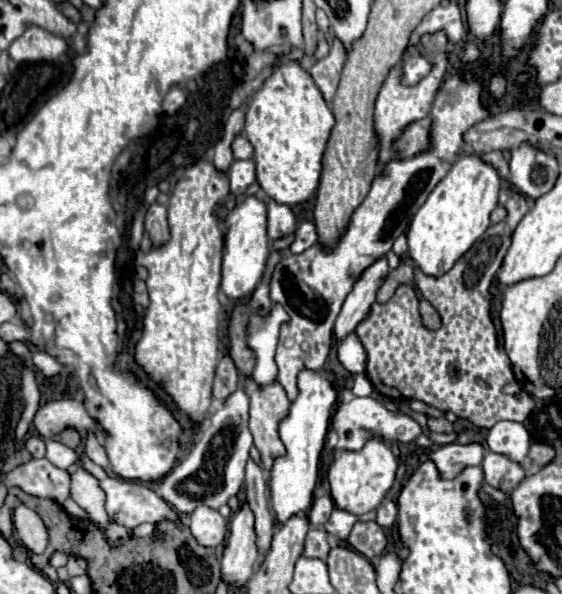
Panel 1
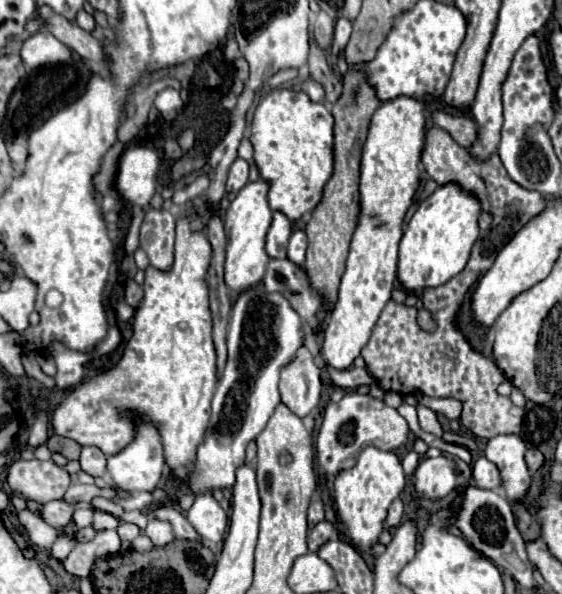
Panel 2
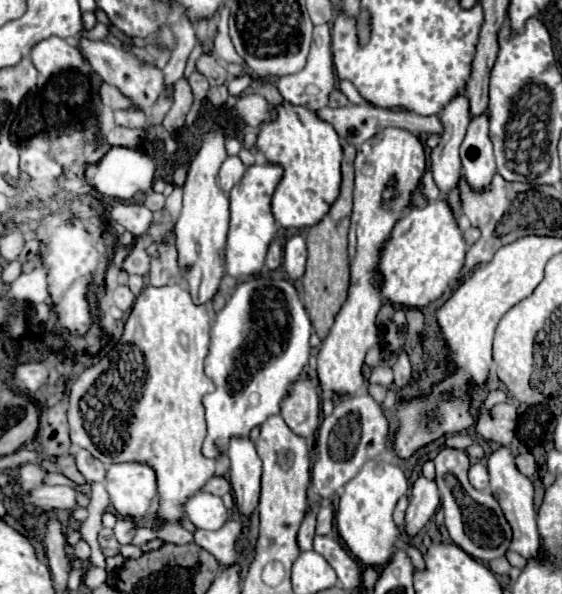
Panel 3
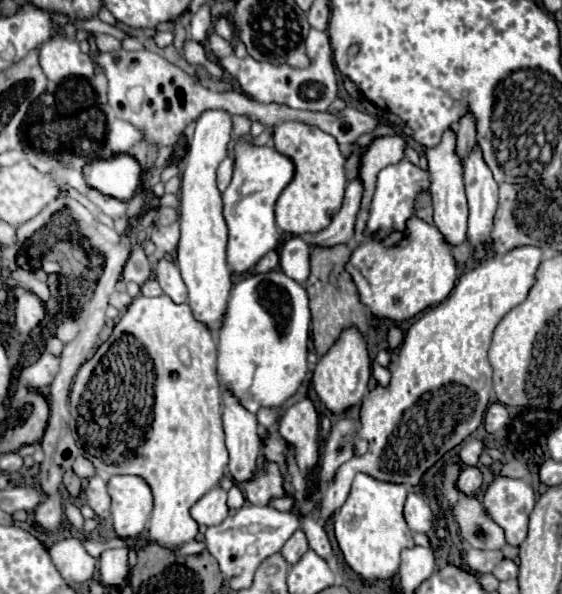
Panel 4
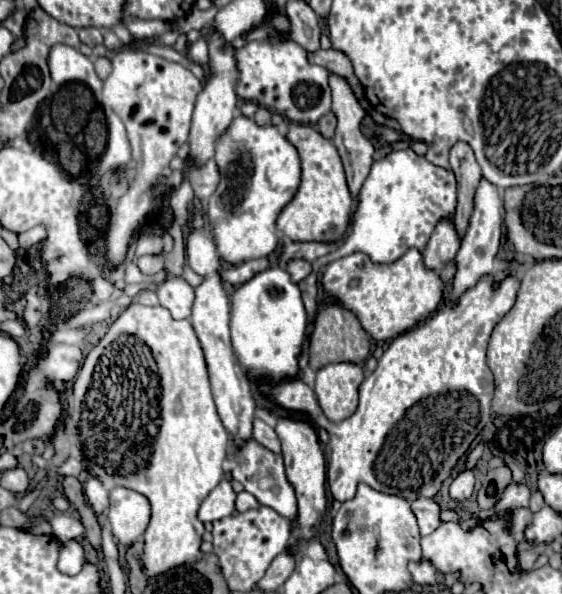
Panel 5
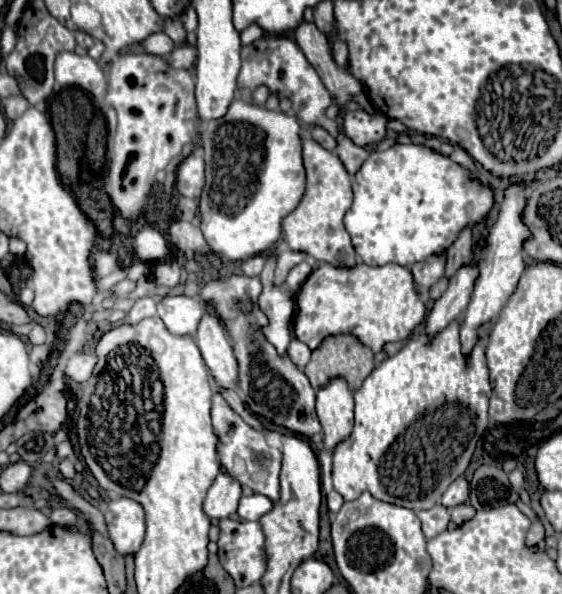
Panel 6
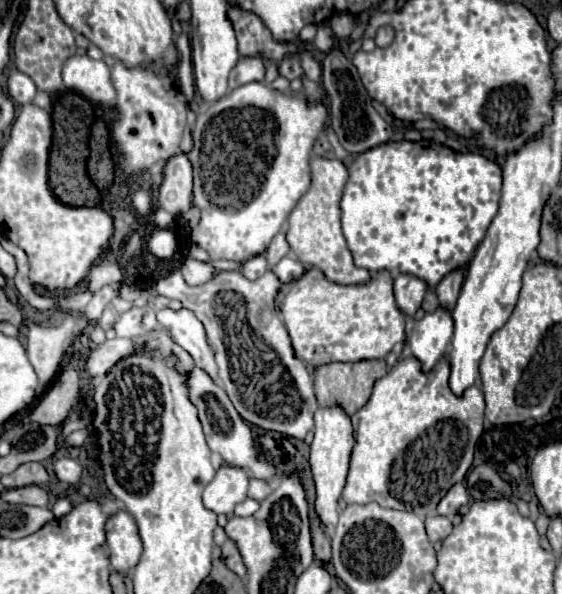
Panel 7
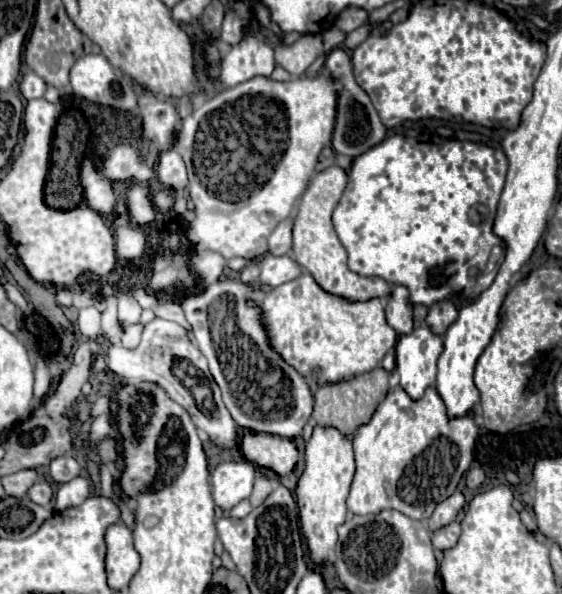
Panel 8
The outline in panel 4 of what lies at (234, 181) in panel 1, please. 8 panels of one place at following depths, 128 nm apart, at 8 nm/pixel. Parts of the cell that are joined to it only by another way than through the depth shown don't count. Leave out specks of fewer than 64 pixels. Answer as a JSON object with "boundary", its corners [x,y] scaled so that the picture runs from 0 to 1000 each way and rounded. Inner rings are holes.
{"boundary":[[[406,263],[406,266],[388,279],[388,320],[391,320],[391,323],[399,323],[399,316],[406,316],[409,303],[413,303],[413,283],[416,283],[413,263]]]}

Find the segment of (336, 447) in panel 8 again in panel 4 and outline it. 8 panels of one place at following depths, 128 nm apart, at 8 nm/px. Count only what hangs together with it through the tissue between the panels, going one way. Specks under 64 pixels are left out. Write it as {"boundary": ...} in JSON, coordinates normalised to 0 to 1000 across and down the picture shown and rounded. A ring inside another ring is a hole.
{"boundary":[[[626,549],[612,552],[601,572],[591,579],[591,586],[566,603],[566,613],[555,630],[555,646],[566,670],[580,680],[580,687],[591,690],[594,697],[605,697],[648,670],[648,663],[655,660],[658,630],[662,616],[655,599],[655,572],[633,549]]]}

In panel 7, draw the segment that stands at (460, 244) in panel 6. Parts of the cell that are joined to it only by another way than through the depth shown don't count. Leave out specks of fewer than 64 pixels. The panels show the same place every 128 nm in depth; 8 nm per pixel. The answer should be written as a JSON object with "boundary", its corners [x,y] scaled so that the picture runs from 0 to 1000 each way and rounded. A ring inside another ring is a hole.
{"boundary":[[[811,451],[797,465],[790,465],[790,471],[783,471],[783,478],[776,481],[783,515],[808,519],[815,495],[819,495],[819,485],[822,485],[822,475],[826,475],[826,451]]]}

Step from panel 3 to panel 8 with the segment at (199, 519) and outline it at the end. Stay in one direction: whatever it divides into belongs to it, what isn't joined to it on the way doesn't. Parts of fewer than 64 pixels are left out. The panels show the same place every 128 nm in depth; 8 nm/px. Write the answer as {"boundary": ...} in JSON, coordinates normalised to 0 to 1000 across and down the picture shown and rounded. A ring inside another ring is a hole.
{"boundary":[[[391,778],[377,791],[377,835],[384,852],[391,852],[395,859],[413,859],[423,845],[438,842],[448,828],[448,815],[452,815],[452,785],[445,778]]]}

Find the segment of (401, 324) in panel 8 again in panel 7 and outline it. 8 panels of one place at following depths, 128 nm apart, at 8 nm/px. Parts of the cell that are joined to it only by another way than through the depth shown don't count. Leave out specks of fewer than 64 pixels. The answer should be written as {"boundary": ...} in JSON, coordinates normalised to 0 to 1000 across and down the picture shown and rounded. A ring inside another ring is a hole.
{"boundary":[[[712,458],[712,465],[701,465],[705,508],[726,535],[733,535],[737,525],[747,519],[758,492],[762,478],[754,478],[754,471],[747,471],[744,465],[726,465],[719,458]]]}

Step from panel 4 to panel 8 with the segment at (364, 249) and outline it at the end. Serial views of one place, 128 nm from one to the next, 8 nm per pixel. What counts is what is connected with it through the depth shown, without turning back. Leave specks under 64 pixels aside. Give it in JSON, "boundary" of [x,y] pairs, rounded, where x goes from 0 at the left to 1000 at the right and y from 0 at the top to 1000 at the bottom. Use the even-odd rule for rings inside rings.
{"boundary":[[[548,458],[484,485],[466,508],[452,512],[470,525],[484,586],[537,633],[548,633],[552,623],[566,620],[566,646],[605,643],[665,623],[680,613],[683,596],[708,576],[708,559],[690,545],[676,502],[616,505],[569,485]]]}

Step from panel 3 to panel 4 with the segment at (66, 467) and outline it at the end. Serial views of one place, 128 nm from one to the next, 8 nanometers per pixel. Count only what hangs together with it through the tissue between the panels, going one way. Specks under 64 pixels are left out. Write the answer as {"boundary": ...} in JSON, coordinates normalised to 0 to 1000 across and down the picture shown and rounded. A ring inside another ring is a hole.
{"boundary":[[[128,788],[114,798],[114,818],[117,818],[117,825],[128,832],[128,835],[139,835],[142,832],[142,805],[128,795]]]}

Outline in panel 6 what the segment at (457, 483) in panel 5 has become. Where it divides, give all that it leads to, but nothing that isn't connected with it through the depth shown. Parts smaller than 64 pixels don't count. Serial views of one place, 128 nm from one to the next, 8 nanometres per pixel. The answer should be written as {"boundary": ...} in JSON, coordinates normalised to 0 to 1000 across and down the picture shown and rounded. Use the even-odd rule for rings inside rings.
{"boundary":[[[819,801],[819,805],[811,805],[811,808],[801,815],[801,822],[790,828],[786,848],[790,848],[794,855],[808,855],[808,852],[826,848],[826,845],[833,842],[833,835],[836,835],[836,815],[833,815],[833,808],[829,808],[826,801]]]}

